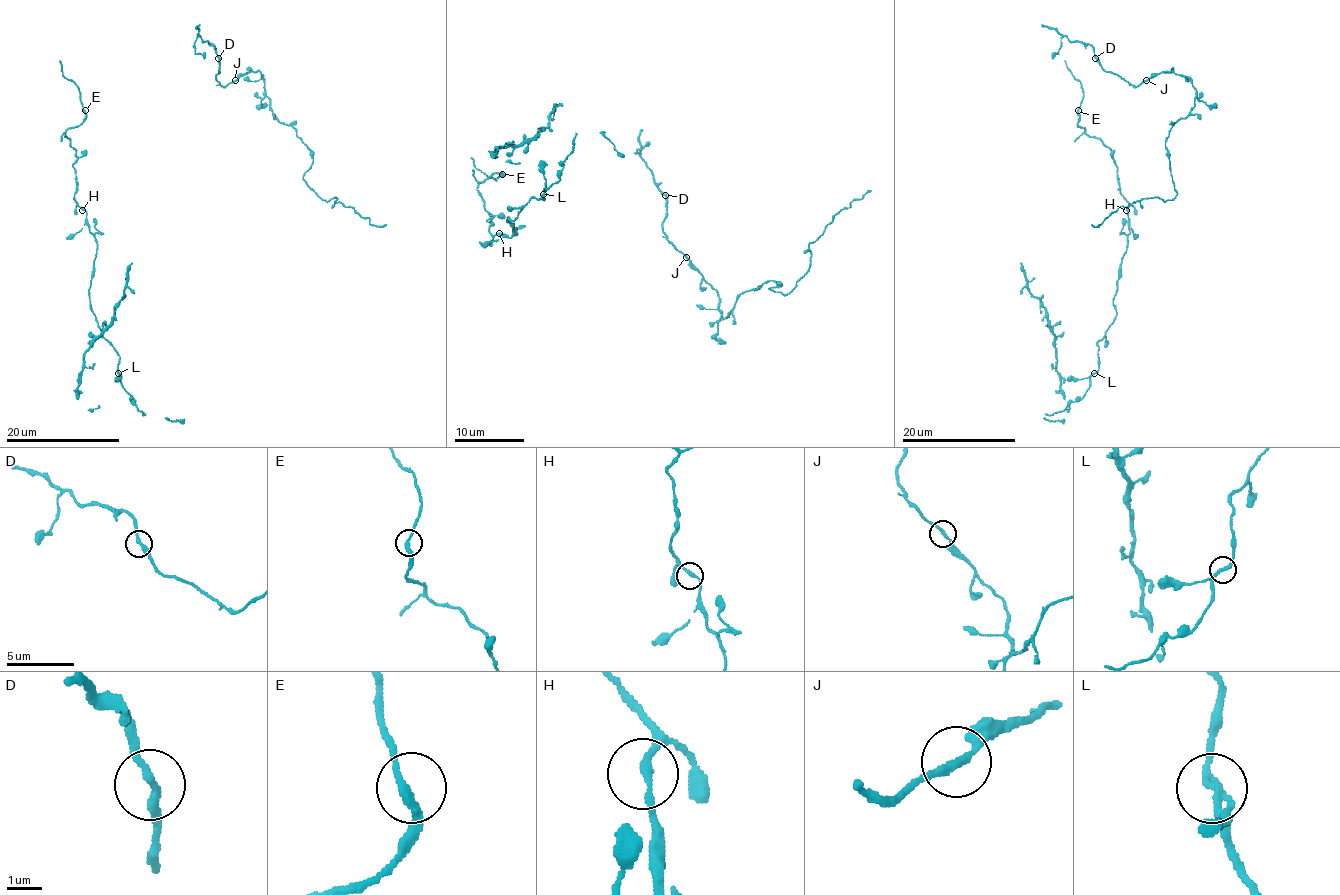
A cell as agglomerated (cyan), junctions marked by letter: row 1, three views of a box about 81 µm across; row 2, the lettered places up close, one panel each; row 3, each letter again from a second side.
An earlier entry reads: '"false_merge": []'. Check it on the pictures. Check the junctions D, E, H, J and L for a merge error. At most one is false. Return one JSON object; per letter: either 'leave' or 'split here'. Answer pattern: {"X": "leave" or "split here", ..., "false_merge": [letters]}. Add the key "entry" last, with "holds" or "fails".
{"D": "leave", "E": "leave", "H": "leave", "J": "leave", "L": "leave", "false_merge": [], "entry": "holds"}

